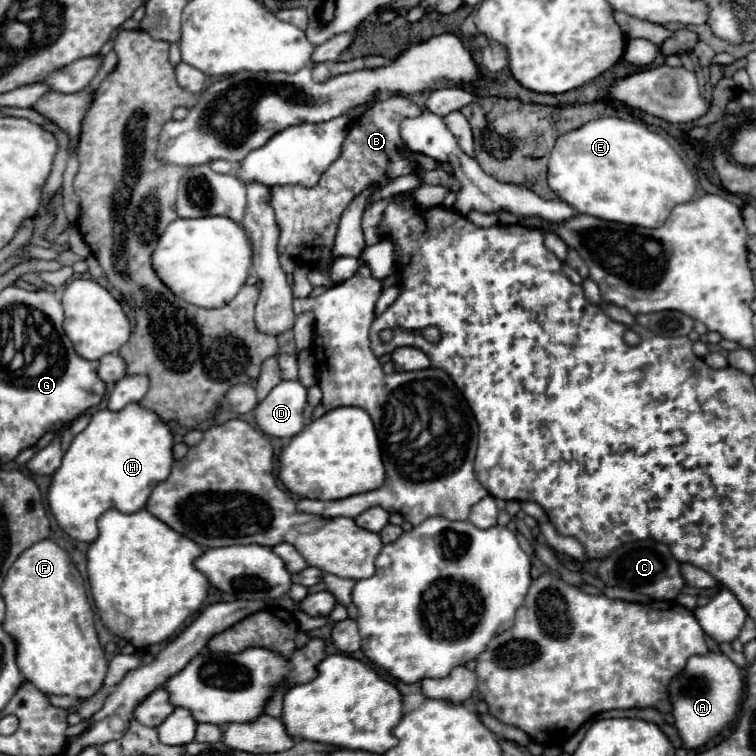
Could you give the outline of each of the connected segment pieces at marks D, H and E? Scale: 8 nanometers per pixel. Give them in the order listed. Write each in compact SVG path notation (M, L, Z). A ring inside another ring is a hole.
M283 380L255 406L255 422L267 436L293 438L303 430L305 402L305 386L297 380Z
M129 404L119 412L111 410L95 412L87 428L73 438L71 446L63 456L63 464L51 476L47 502L51 512L55 514L59 528L65 530L75 540L93 542L99 534L97 520L105 510L115 508L123 514L133 514L143 510L147 496L151 494L151 488L155 488L155 484L159 484L159 480L165 480L171 472L173 464L171 448L173 448L173 438L167 424L159 416L155 416L155 412L141 408L139 404Z
M623 118L589 120L561 134L551 150L547 182L579 214L643 228L659 228L675 204L695 194L695 180L671 144L643 124Z

